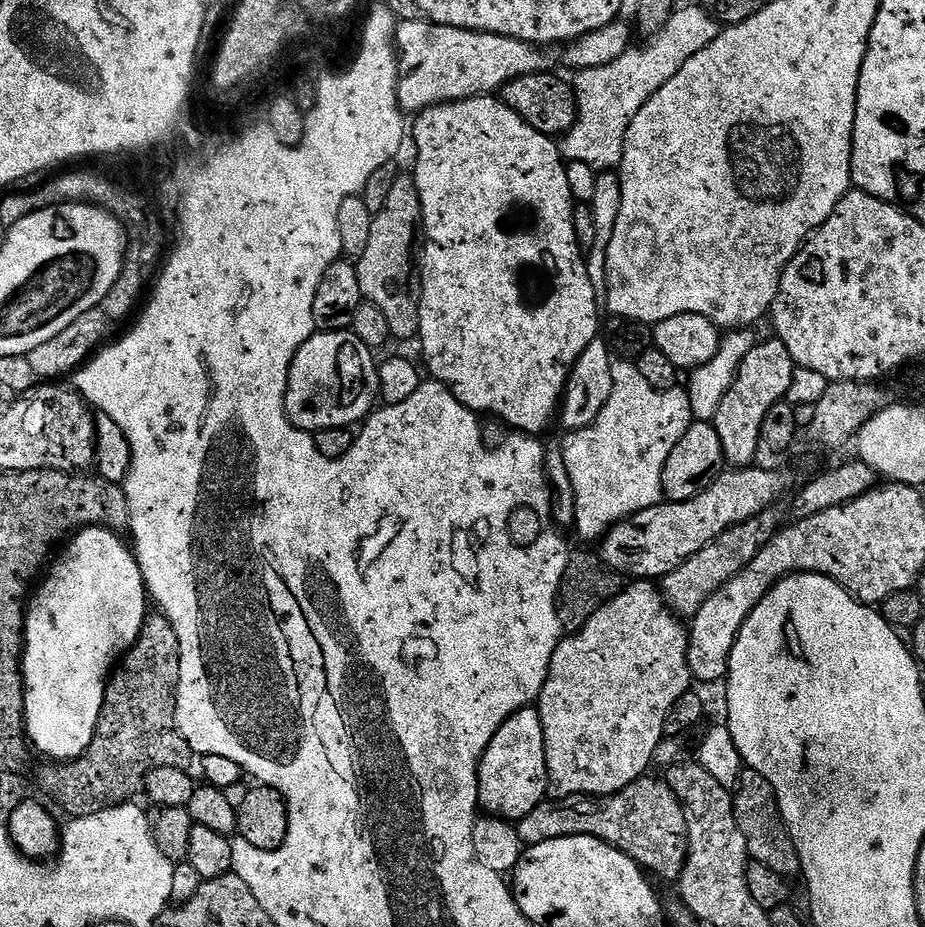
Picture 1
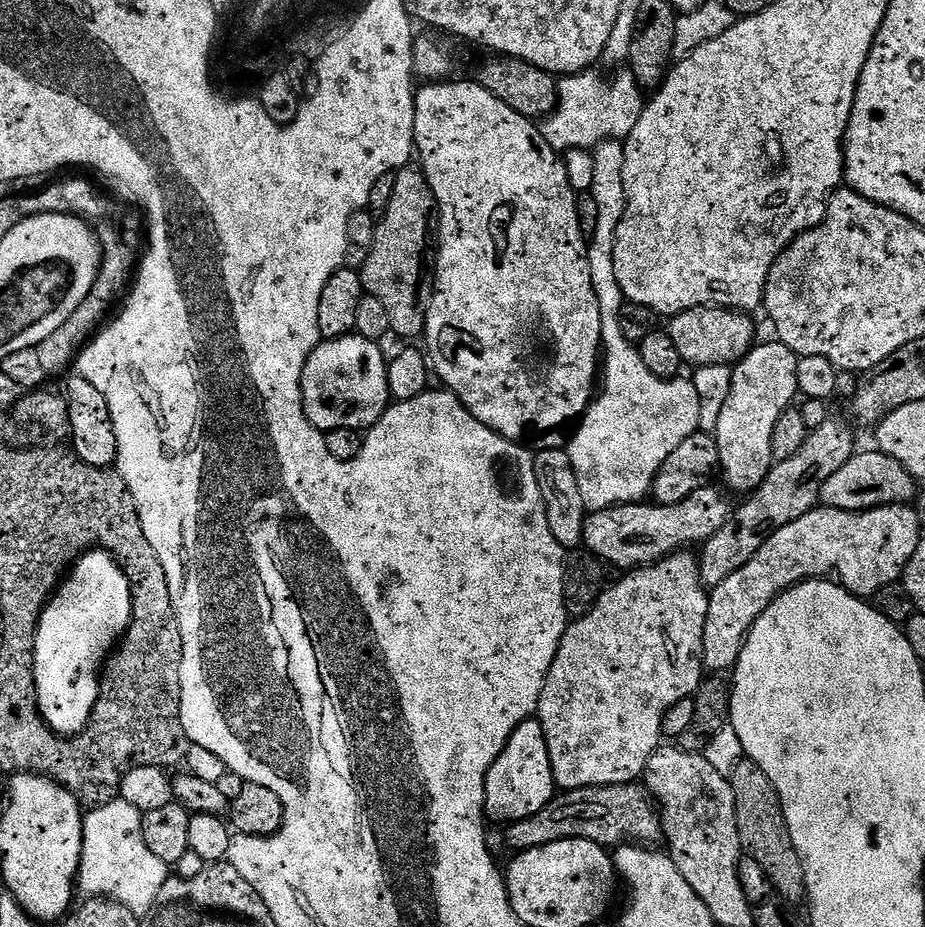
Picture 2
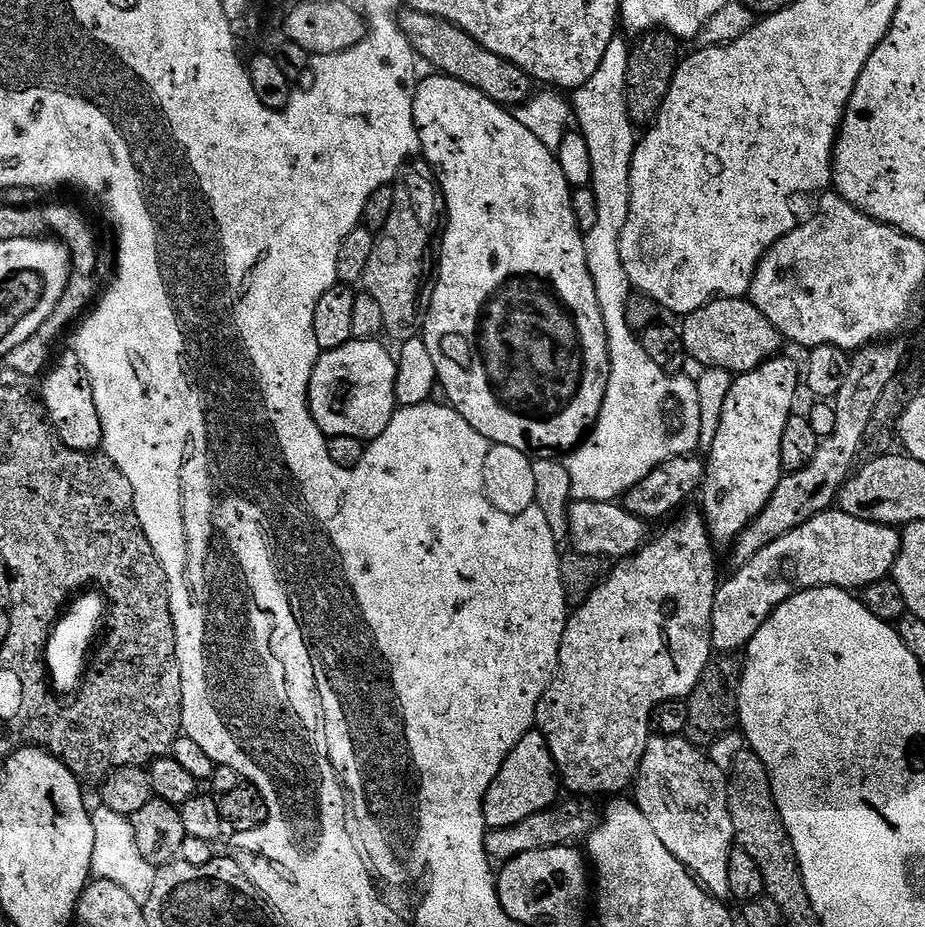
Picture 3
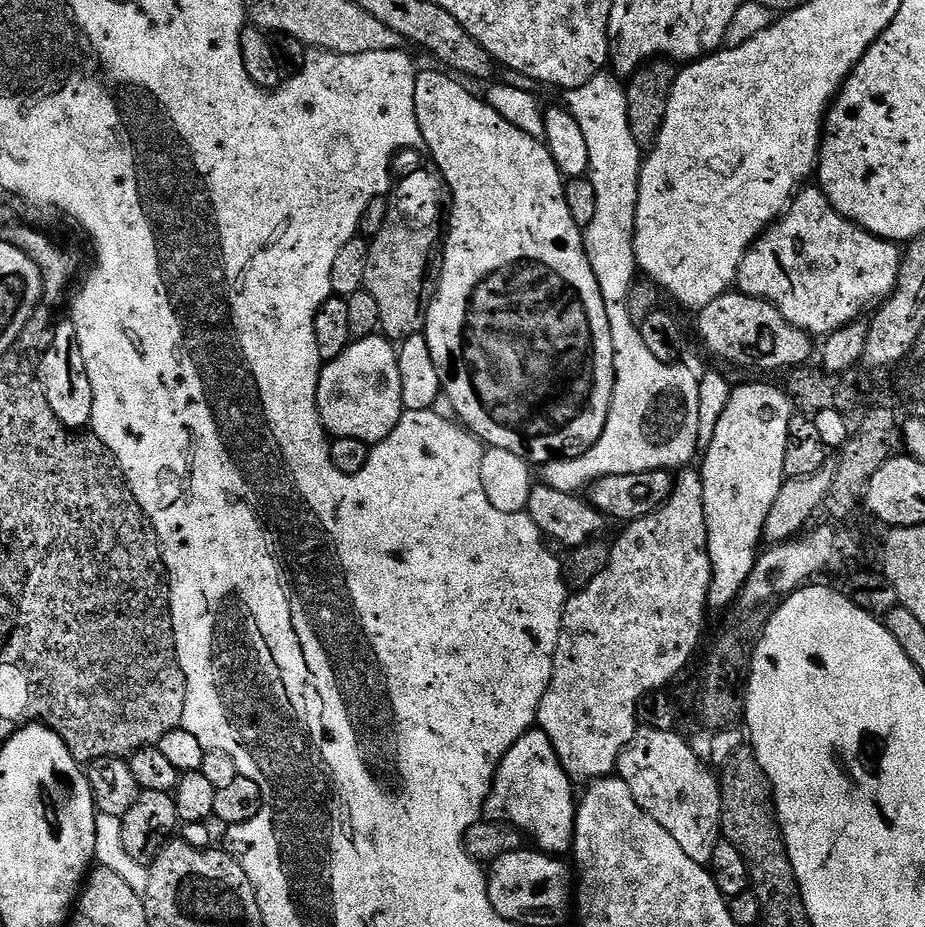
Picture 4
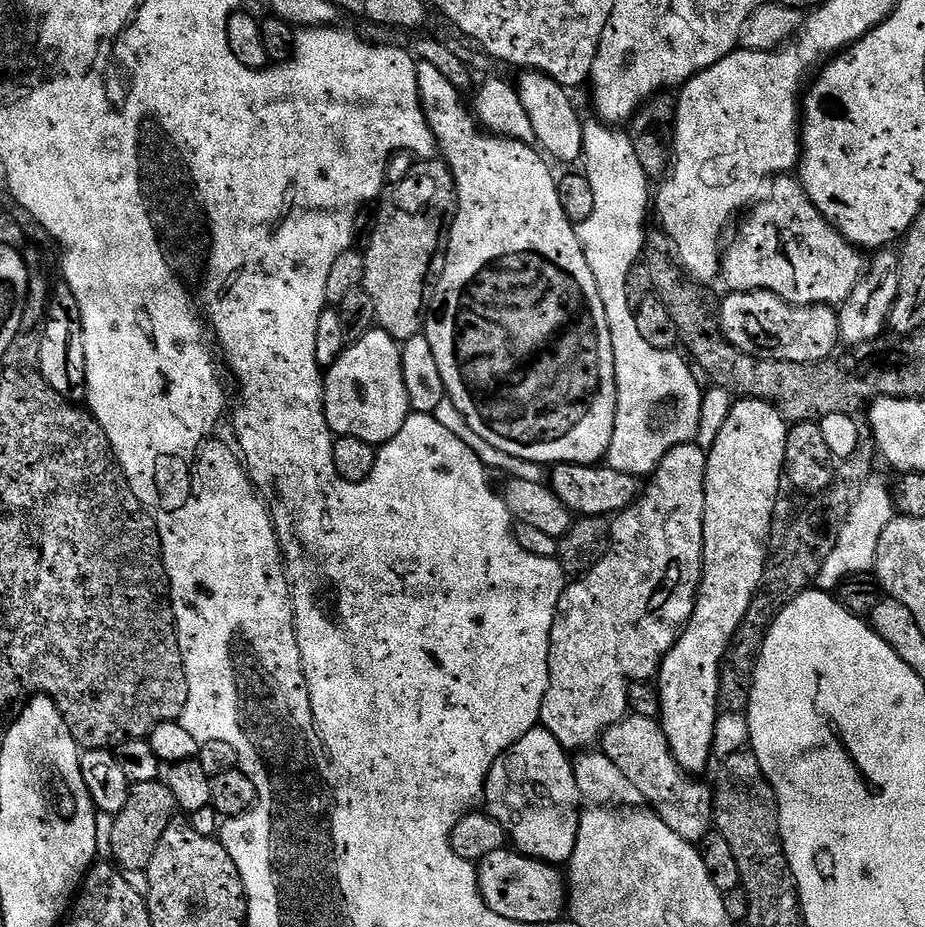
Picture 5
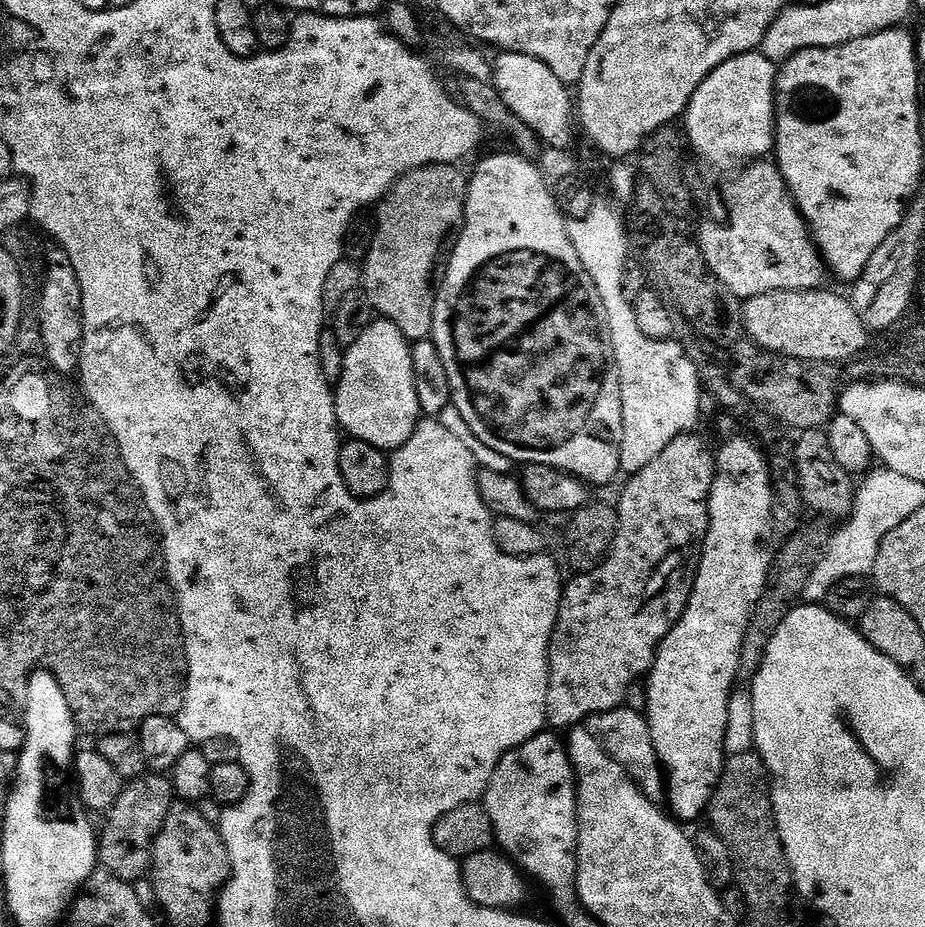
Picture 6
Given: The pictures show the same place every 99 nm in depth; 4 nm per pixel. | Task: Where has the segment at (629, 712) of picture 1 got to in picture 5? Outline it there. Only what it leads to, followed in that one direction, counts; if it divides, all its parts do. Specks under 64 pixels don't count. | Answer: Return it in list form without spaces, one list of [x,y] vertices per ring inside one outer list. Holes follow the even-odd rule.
[[[694,442],[674,446],[674,450],[670,450],[670,454],[666,454],[666,458],[662,458],[656,471],[652,473],[646,487],[641,491],[640,498],[611,521],[612,549],[608,551],[606,558],[602,558],[602,562],[598,562],[598,566],[594,566],[594,570],[573,579],[565,587],[562,598],[556,607],[556,617],[550,634],[550,682],[546,690],[546,698],[542,698],[542,710],[540,711],[540,724],[546,730],[550,730],[550,734],[554,734],[554,738],[558,738],[562,747],[569,750],[587,749],[599,741],[606,729],[629,715],[628,687],[631,684],[651,681],[659,673],[660,663],[666,658],[666,654],[674,646],[680,633],[683,632],[684,625],[692,617],[692,611],[696,605],[696,595],[700,589],[700,579],[704,573],[704,511],[706,510],[707,465],[708,453],[703,452]]]

